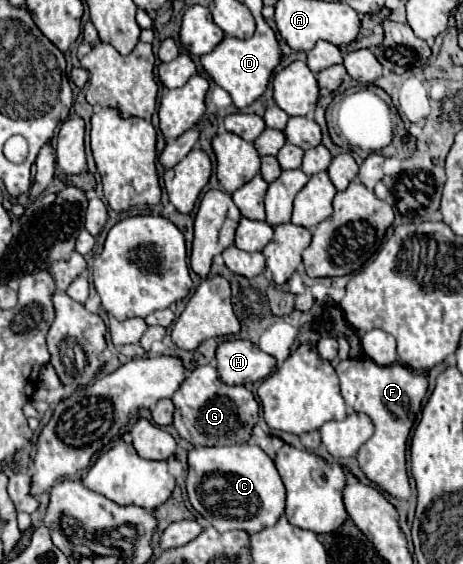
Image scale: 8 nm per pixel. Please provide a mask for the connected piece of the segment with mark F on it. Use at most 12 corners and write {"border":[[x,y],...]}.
{"border":[[368,357],[340,361],[346,405],[374,435],[360,469],[408,499],[406,441],[428,391],[426,375]]}

